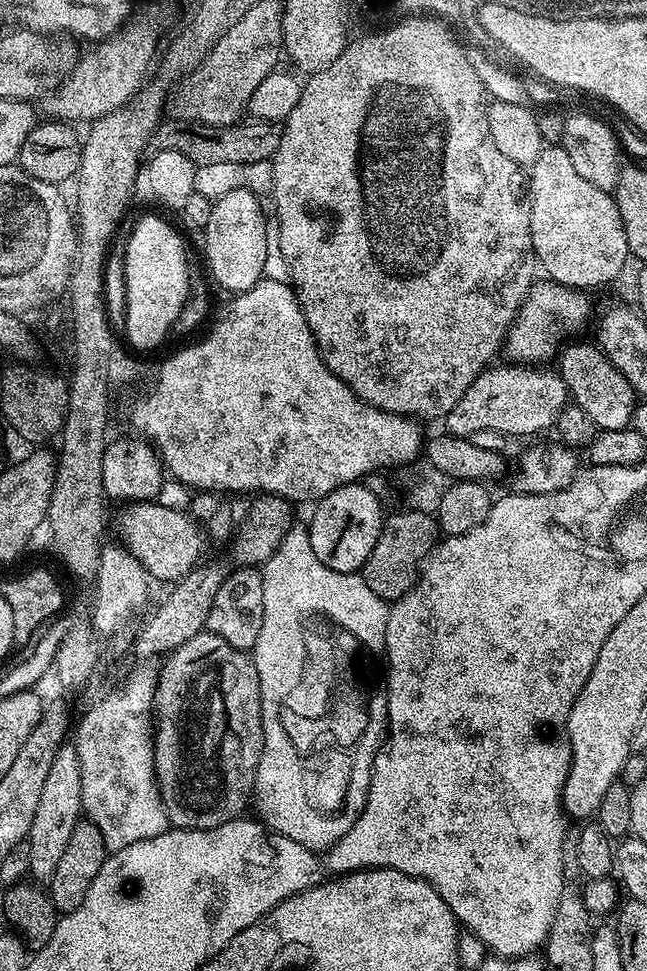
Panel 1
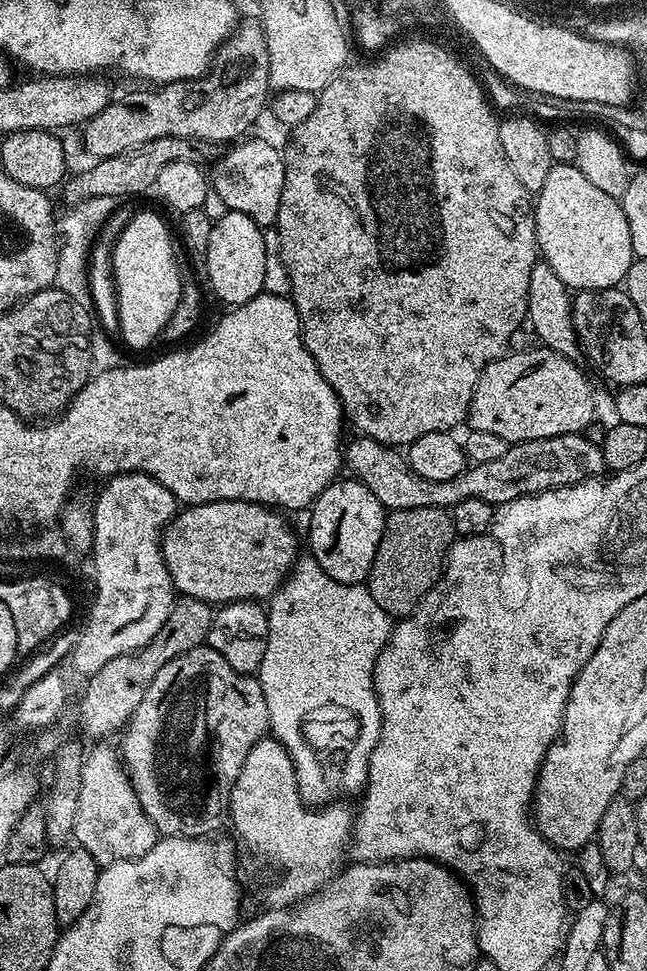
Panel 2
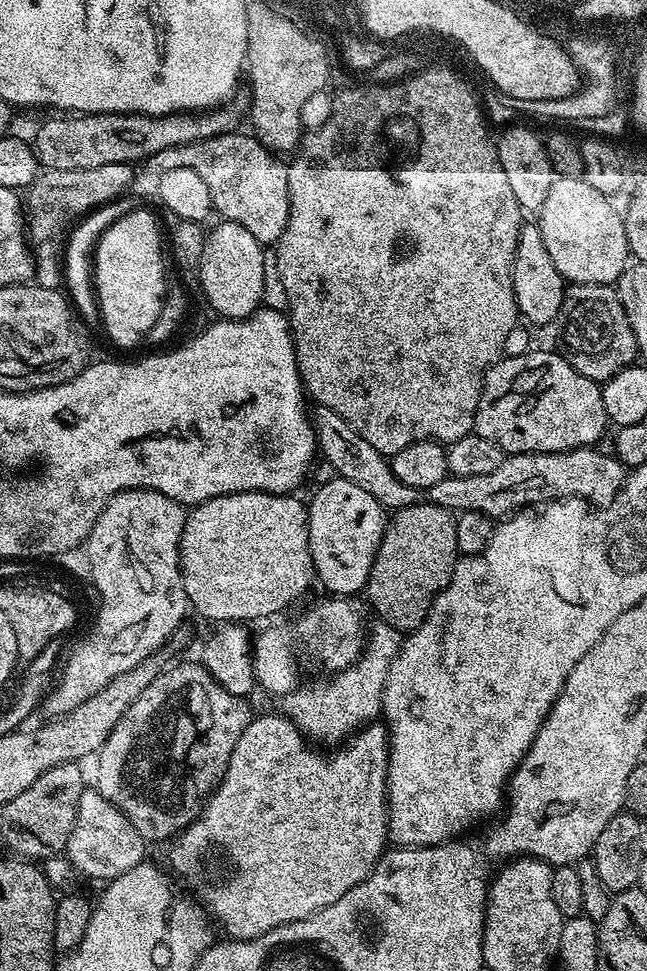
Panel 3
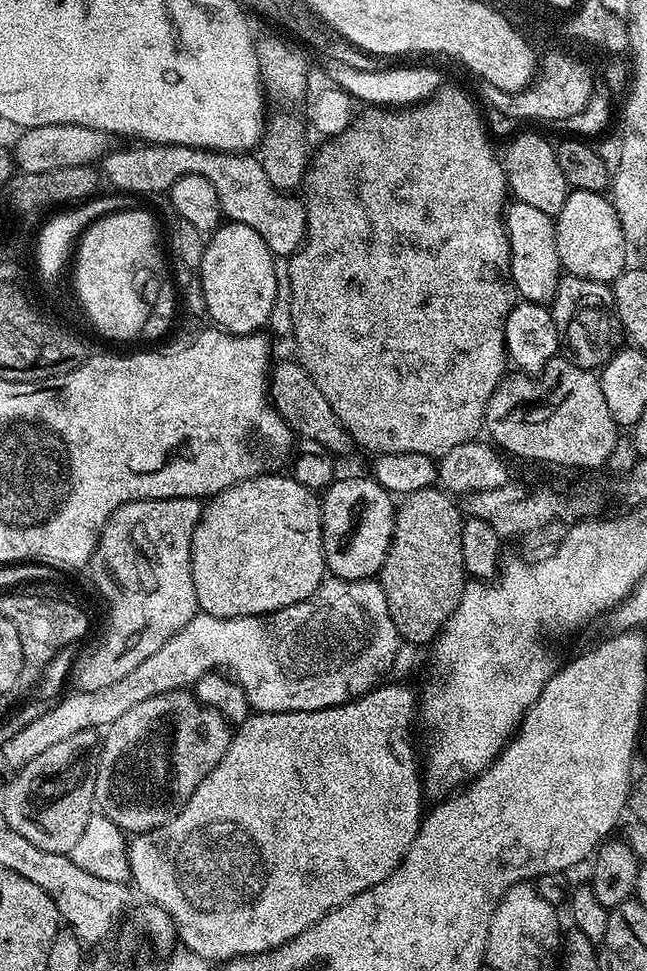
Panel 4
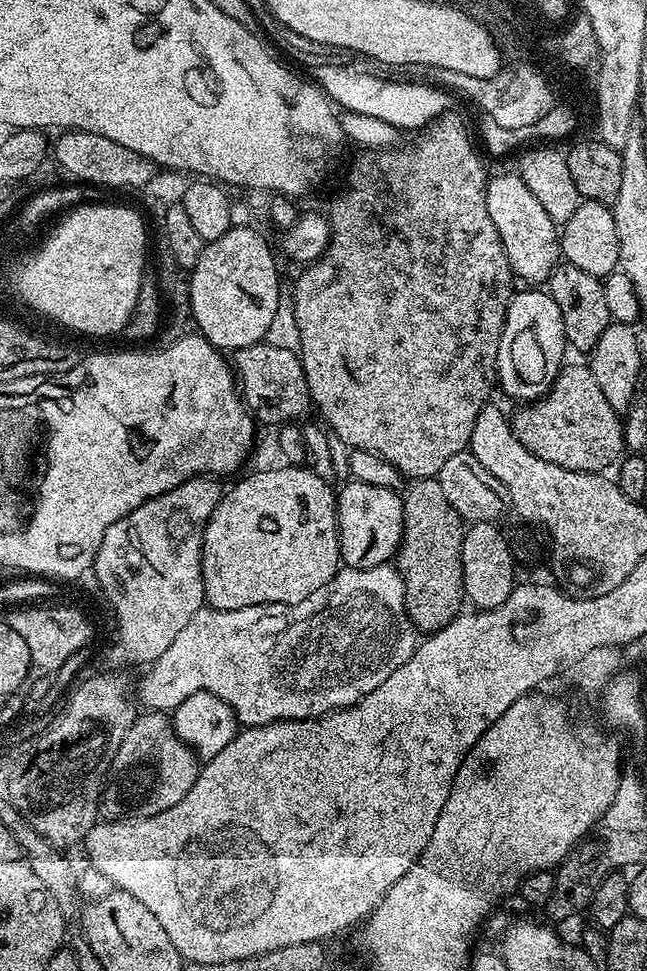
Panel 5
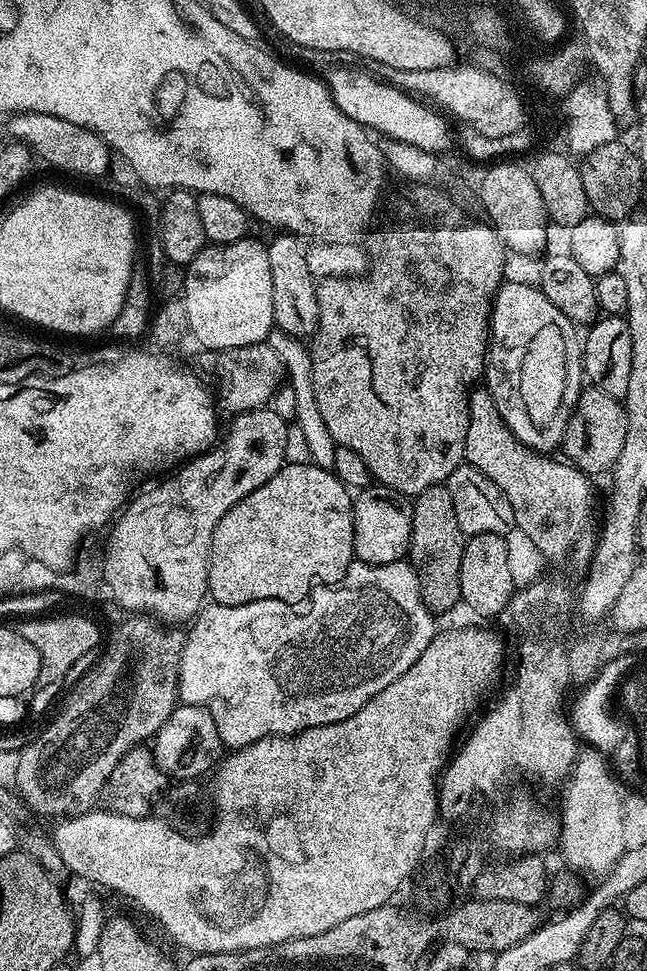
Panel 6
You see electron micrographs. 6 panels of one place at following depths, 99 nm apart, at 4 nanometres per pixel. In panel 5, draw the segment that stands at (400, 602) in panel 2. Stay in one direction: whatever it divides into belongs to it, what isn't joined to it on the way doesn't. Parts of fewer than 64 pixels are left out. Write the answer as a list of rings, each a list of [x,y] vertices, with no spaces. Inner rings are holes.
[[[416,478],[411,481],[408,493],[403,493],[404,532],[400,535],[400,547],[394,557],[394,567],[400,573],[406,594],[406,610],[412,619],[417,633],[431,634],[442,630],[446,625],[461,615],[466,604],[464,594],[464,575],[462,574],[462,538],[464,537],[465,521],[446,502],[439,479]]]

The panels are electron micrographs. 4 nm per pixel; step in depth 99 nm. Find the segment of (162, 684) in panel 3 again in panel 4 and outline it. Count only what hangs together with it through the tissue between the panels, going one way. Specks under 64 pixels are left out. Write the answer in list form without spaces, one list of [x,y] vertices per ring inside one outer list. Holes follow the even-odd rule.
[[[181,690],[158,694],[138,702],[122,718],[107,725],[98,748],[98,763],[94,768],[96,777],[95,807],[99,815],[110,818],[125,833],[148,832],[174,818],[184,808],[184,803],[194,794],[198,782],[218,766],[222,754],[232,741],[233,729],[218,710],[208,708],[196,699],[191,691]]]

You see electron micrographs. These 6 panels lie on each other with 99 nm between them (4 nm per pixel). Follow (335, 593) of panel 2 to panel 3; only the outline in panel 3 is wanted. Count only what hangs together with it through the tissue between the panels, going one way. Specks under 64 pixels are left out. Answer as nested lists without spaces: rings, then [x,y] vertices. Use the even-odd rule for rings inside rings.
[[[376,622],[376,625],[371,625],[370,635],[366,640],[366,647],[359,660],[350,668],[345,668],[344,671],[335,673],[328,682],[314,684],[312,686],[297,687],[293,692],[288,693],[283,697],[282,708],[283,715],[288,719],[293,720],[296,727],[304,733],[305,737],[313,741],[326,742],[328,746],[336,746],[341,742],[347,741],[348,737],[353,735],[361,726],[367,725],[369,722],[375,721],[381,715],[382,705],[384,703],[384,687],[386,686],[386,678],[388,671],[392,665],[393,658],[400,652],[402,643],[402,634],[397,628],[391,628],[389,624]]]

